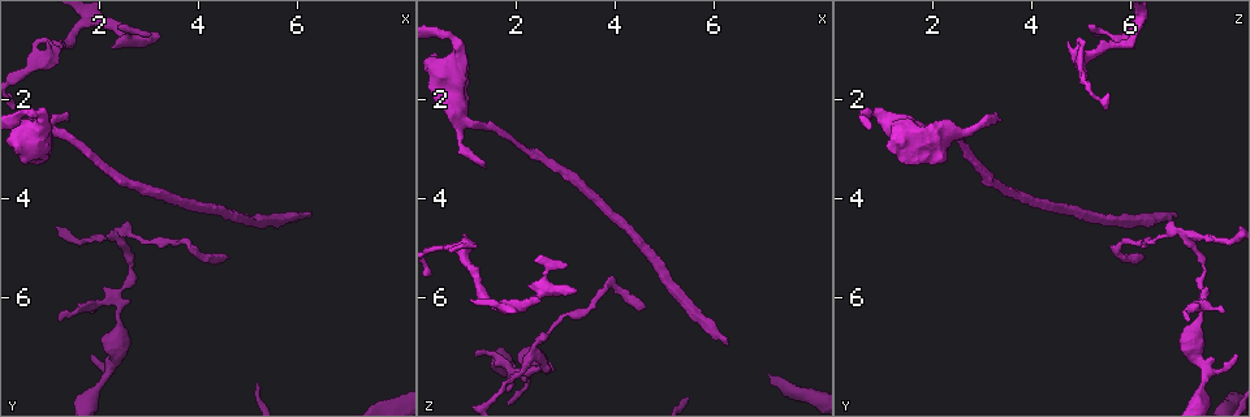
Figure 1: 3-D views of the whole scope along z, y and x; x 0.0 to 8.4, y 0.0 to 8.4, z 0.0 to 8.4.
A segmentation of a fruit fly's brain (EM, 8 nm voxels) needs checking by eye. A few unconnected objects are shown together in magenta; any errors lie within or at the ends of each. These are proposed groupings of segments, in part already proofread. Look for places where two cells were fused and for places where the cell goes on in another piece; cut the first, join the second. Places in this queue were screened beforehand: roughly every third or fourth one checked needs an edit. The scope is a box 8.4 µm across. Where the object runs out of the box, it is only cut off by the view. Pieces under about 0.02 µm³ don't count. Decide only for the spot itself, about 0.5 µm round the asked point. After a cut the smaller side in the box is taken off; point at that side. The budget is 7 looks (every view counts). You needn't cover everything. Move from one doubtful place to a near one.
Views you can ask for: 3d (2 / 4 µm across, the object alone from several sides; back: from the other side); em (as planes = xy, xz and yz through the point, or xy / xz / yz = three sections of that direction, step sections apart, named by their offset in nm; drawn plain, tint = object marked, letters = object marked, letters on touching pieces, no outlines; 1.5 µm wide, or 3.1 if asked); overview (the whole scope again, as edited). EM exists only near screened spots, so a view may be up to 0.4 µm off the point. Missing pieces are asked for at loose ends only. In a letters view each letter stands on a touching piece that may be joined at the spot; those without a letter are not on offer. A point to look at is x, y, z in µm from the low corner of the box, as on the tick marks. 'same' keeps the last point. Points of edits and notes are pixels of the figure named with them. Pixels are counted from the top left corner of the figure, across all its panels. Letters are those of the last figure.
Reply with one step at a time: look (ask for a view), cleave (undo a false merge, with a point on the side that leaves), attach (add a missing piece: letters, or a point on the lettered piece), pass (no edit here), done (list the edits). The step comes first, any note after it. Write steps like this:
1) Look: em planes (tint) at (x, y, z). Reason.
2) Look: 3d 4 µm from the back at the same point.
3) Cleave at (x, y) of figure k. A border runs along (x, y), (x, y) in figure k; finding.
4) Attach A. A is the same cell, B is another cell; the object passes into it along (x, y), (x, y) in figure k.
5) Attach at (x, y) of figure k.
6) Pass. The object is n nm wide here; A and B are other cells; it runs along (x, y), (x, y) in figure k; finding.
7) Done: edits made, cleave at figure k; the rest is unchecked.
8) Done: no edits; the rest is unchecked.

Look: em planes (plain) at (0.80, 0.80, 5.00). Free end.

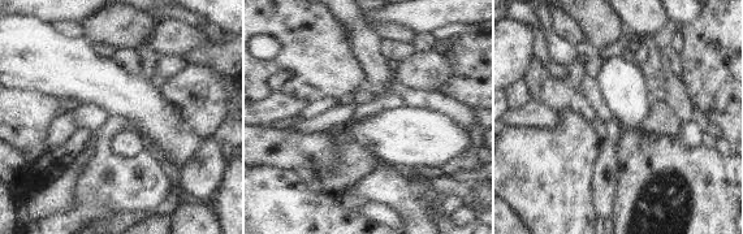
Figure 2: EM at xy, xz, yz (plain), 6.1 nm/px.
Look: em planes (letters) at the same point.

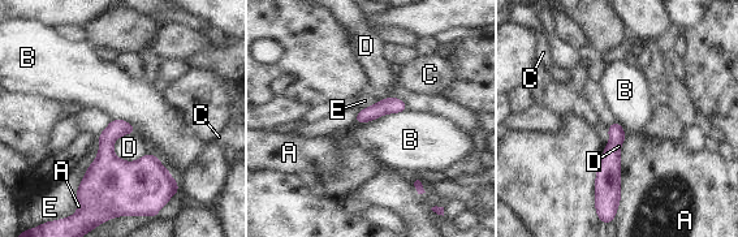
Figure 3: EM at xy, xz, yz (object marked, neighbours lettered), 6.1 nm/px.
Pass. A, B, C, D and E are other cells; it runs along (616, 125), (608, 189), (600, 199) in figure 3; none of them fits.

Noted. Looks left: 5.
Look: em planes (tint) at (0.85, 2.30, 1.00). Abrupt turn.

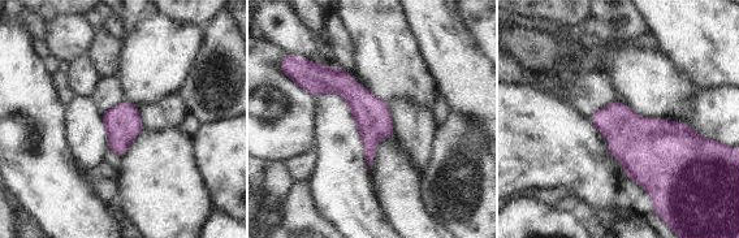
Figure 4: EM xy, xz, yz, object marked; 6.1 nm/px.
Look: em planes (letters) at the same point.

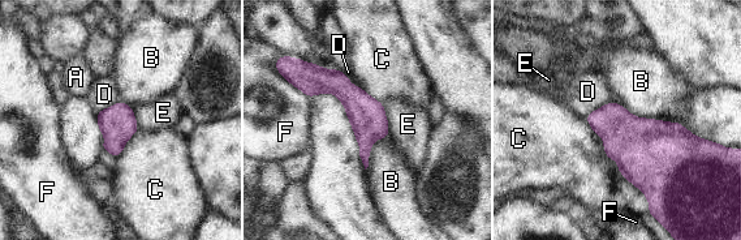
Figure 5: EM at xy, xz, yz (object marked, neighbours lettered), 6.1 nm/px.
Pass. The longest contact is with B, 360 nm; A, B, C, D, E and F are other cells; continuous, no second cell.

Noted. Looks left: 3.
Look: 3d 4 µm at (2.45, 4.85, 7.10). Narrows sharply.

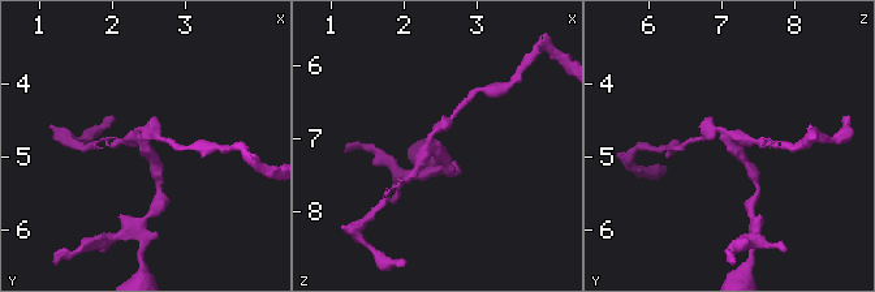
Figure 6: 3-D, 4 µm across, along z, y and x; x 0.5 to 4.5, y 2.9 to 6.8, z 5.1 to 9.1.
Look: em planes (letters) at (2.40, 4.85, 7.15). 3 arms meet here.

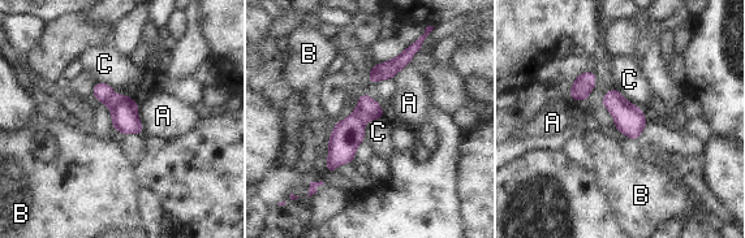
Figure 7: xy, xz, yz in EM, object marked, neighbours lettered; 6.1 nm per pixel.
Cleave at (347, 134) of figure 7. The object is 140 nm wide here; A, B and C are other cells; a border runs along (357, 107), (365, 120) in figure 7; a second cell is stuck on.

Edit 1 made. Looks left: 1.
Done: edits made, cleave at figure 7; the rest is unchecked.

